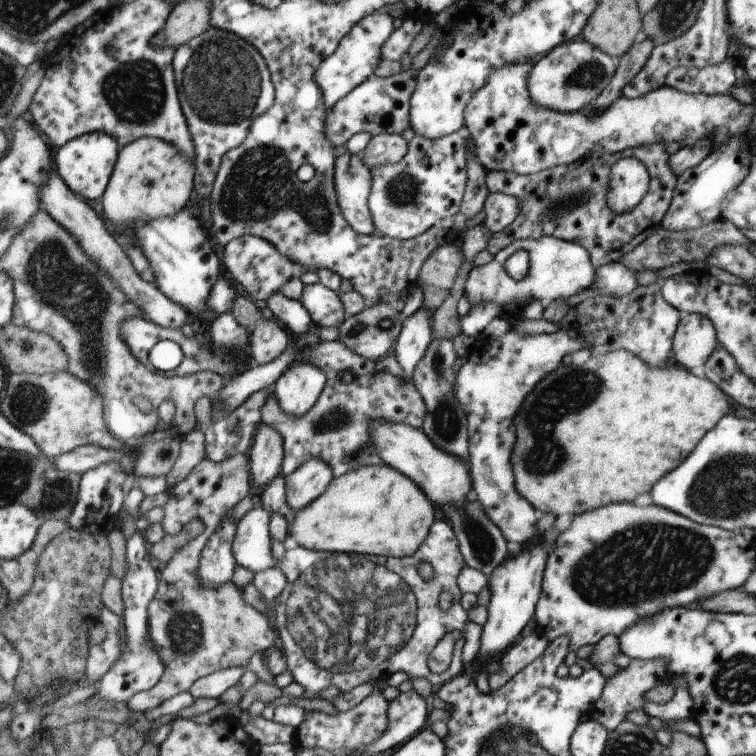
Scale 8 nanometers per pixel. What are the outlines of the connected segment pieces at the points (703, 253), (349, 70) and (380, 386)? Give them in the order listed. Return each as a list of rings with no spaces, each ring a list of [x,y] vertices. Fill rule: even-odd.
[[[720,218],[716,222],[691,231],[667,231],[661,227],[649,234],[645,240],[637,244],[630,252],[627,252],[619,261],[626,267],[635,269],[636,272],[644,270],[658,271],[672,264],[705,261],[717,246],[725,244],[743,245],[749,250],[753,246],[730,221]]]
[[[373,12],[363,16],[341,40],[341,48],[325,60],[325,64],[320,64],[317,68],[317,85],[320,86],[321,93],[325,92],[324,106],[327,110],[331,109],[334,104],[344,99],[353,88],[364,83],[376,71],[377,64],[381,59],[380,52],[385,48],[385,44],[391,38],[393,32],[392,18],[386,12]]]
[[[375,371],[347,383],[336,379],[327,380],[313,407],[299,417],[291,417],[289,414],[285,414],[283,410],[278,408],[272,394],[267,393],[265,403],[259,408],[259,424],[269,429],[275,429],[283,440],[283,464],[281,464],[280,475],[291,475],[301,464],[317,458],[328,465],[332,477],[339,477],[358,467],[381,463],[371,446],[371,440],[369,440],[368,428],[371,424],[369,420],[382,419],[420,429],[426,414],[425,404],[411,382],[405,383],[399,377]]]

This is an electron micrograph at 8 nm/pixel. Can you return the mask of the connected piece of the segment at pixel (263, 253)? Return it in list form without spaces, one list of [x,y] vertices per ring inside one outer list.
[[[246,235],[233,240],[223,252],[223,256],[225,270],[233,278],[235,286],[260,305],[266,304],[268,299],[281,289],[293,270],[291,261],[277,252],[268,241],[256,235]]]

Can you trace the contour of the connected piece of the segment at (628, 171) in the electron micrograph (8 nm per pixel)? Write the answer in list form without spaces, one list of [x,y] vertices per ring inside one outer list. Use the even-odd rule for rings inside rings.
[[[621,158],[611,166],[606,204],[611,214],[631,211],[647,193],[649,176],[635,158]]]

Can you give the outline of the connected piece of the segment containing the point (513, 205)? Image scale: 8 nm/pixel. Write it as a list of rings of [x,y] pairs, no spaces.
[[[488,193],[482,211],[485,214],[482,226],[489,233],[502,232],[519,215],[519,201],[502,193]]]

